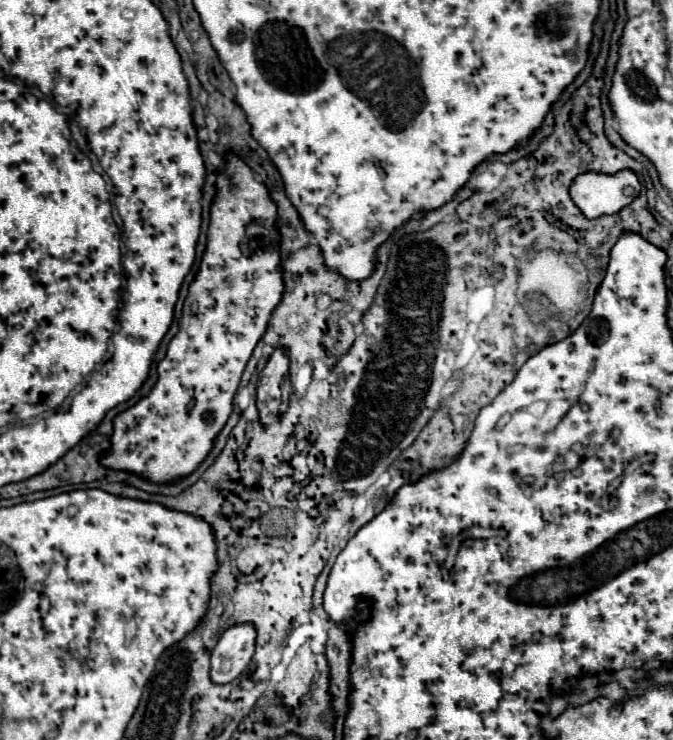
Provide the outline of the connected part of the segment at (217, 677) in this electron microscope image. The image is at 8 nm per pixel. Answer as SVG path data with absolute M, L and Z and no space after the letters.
M238 623L228 627L212 651L210 677L216 683L234 681L250 663L256 647L254 623Z

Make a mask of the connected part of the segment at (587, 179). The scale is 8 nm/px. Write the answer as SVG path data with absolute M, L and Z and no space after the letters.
M620 171L616 175L586 173L572 183L572 199L588 219L600 215L614 215L624 205L632 203L634 193L640 191L640 183L632 171Z

